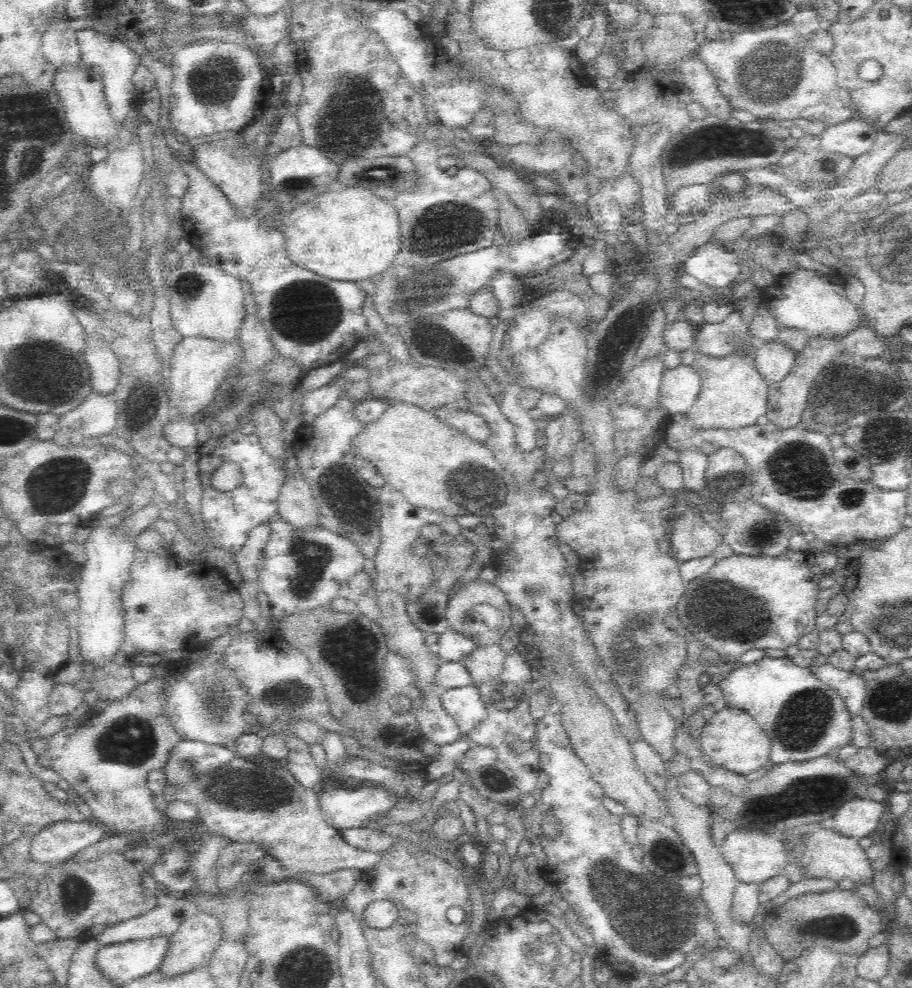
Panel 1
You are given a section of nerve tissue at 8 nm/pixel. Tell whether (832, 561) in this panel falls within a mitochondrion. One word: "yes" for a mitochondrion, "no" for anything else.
no

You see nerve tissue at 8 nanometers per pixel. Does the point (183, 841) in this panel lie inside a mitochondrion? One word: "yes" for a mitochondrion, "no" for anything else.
no

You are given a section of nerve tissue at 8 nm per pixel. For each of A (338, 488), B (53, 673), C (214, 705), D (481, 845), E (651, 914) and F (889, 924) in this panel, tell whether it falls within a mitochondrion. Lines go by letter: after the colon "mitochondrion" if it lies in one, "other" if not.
A: mitochondrion
B: other
C: mitochondrion
D: other
E: mitochondrion
F: other

